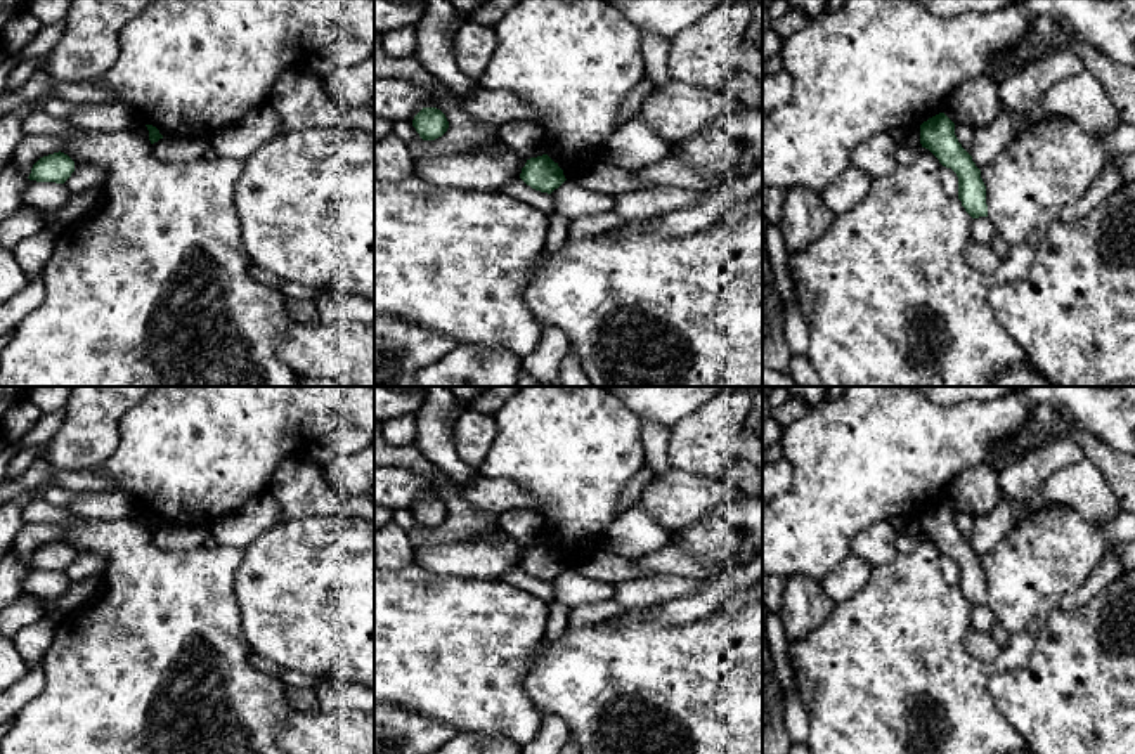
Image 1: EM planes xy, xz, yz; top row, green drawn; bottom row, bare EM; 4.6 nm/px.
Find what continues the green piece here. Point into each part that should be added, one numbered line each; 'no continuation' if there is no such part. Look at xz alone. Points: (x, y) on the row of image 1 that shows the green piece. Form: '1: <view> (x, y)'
no continuation

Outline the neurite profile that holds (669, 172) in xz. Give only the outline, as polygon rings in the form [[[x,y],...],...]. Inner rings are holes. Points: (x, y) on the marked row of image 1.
[[[665,158],[638,172],[600,163],[567,180],[613,198],[646,187],[681,187],[707,192],[721,187],[717,175],[702,173],[698,168],[688,166],[676,158]]]

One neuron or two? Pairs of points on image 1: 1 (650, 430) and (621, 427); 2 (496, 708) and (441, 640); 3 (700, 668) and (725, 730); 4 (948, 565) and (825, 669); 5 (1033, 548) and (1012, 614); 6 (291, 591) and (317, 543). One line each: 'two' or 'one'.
1: two
2: one
3: one
4: two
5: one
6: one

